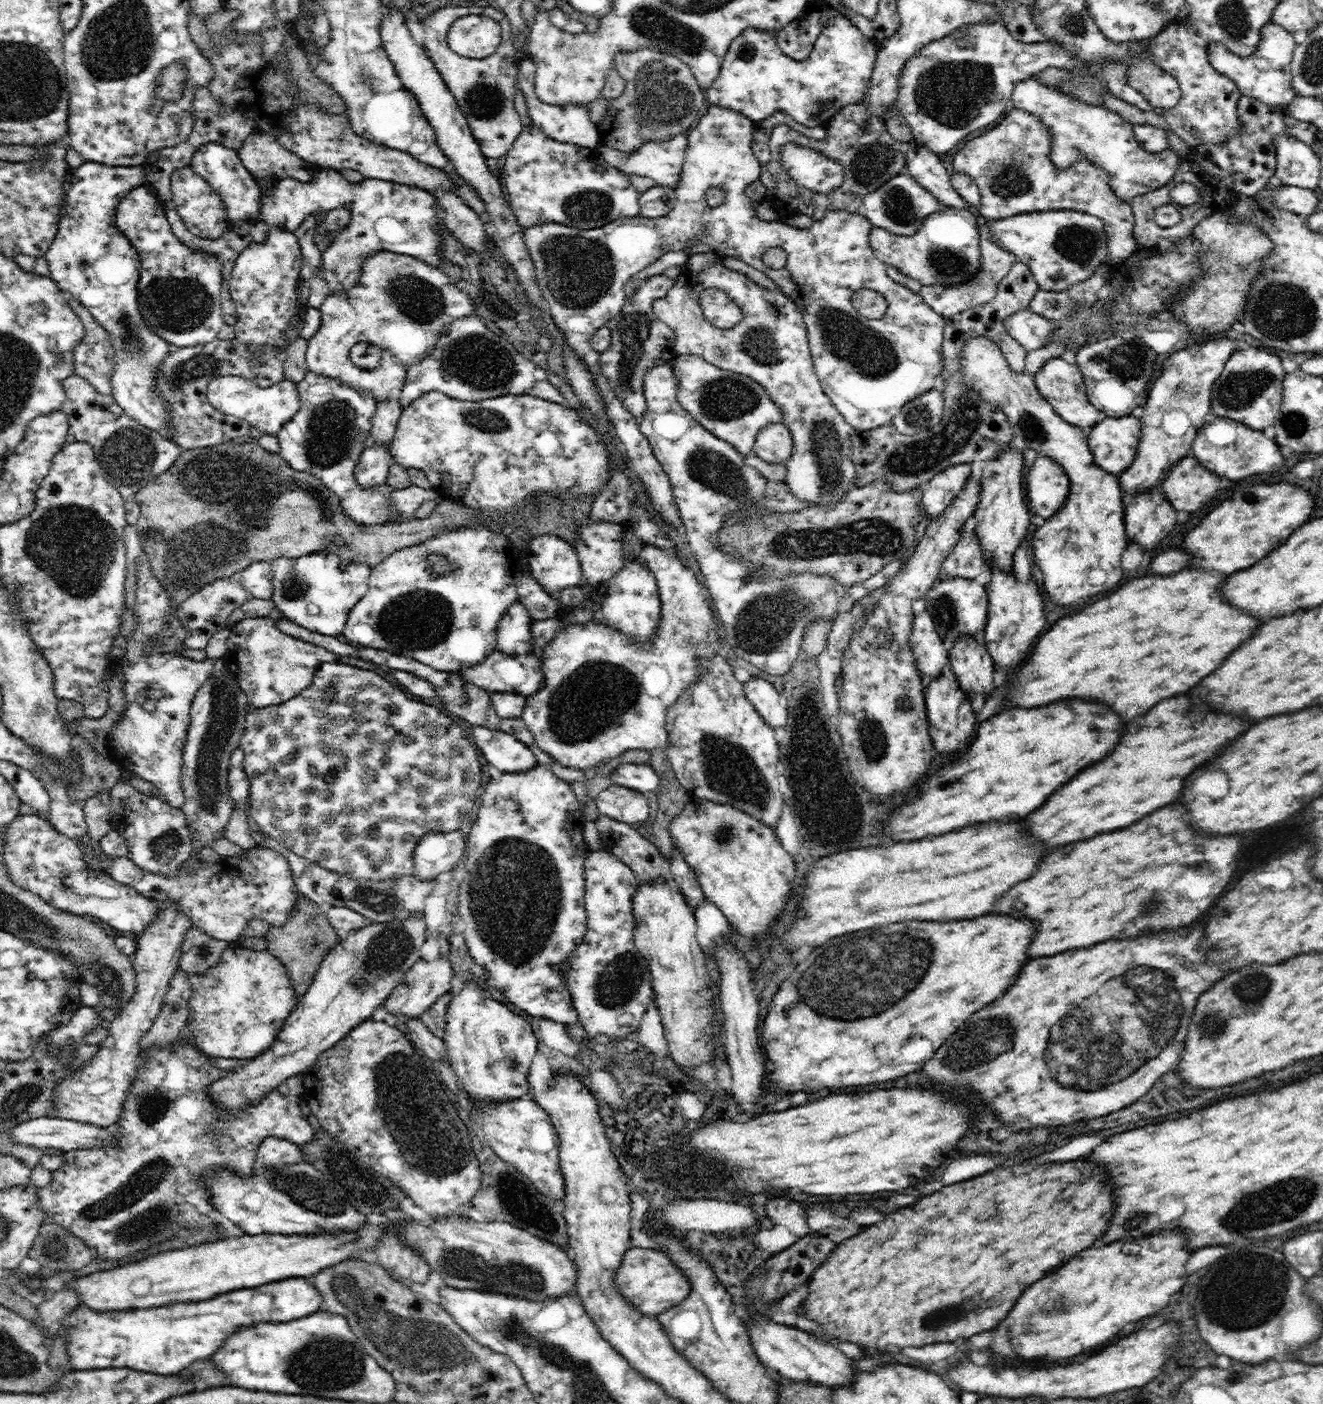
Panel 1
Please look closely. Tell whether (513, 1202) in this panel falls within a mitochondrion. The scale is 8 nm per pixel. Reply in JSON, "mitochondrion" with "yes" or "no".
{"mitochondrion":"yes"}

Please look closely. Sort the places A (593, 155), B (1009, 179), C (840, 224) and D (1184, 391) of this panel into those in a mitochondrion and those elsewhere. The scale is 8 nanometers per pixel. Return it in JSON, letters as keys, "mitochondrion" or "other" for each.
{"A":"other","B":"mitochondrion","C":"other","D":"mitochondrion"}

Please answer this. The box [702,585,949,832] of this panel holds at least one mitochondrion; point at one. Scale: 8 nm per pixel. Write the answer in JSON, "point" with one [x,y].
{"point":[761,627]}

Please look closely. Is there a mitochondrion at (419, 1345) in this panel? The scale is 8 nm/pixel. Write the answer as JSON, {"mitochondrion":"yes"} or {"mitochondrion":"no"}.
{"mitochondrion":"yes"}

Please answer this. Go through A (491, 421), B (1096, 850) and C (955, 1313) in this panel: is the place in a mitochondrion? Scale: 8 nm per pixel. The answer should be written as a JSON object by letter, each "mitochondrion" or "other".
{"A":"mitochondrion","B":"other","C":"mitochondrion"}

